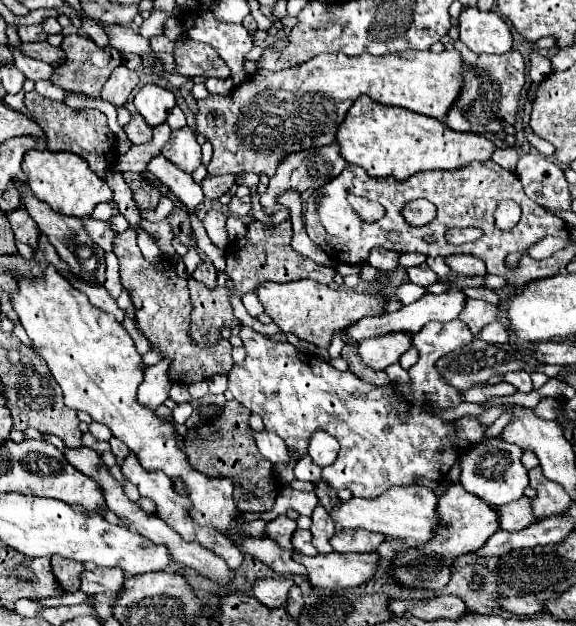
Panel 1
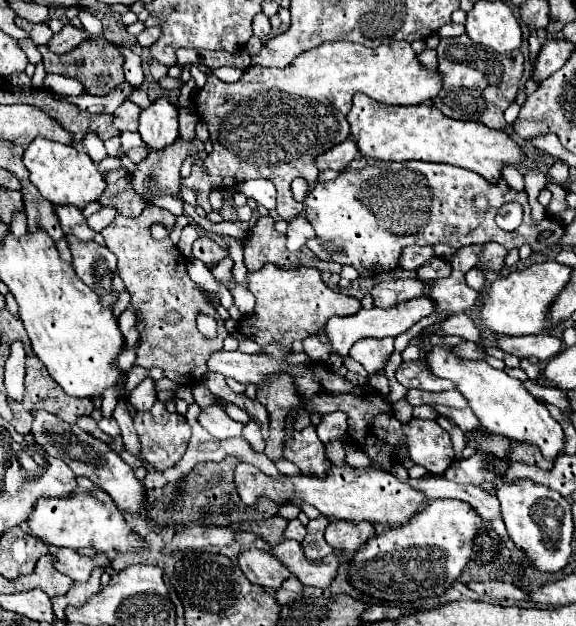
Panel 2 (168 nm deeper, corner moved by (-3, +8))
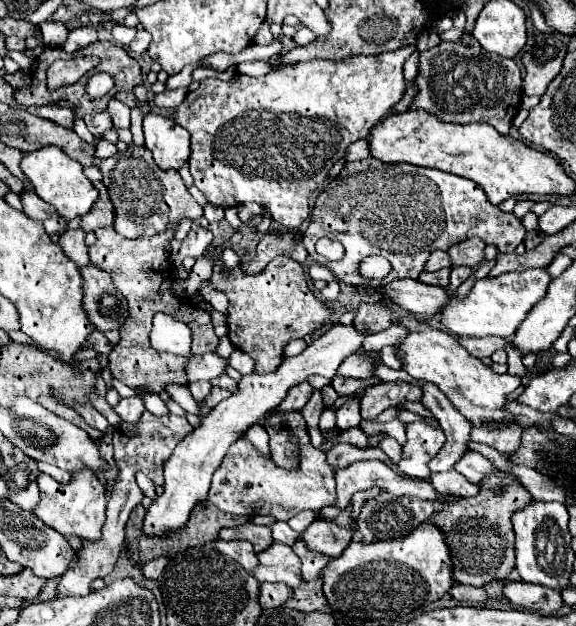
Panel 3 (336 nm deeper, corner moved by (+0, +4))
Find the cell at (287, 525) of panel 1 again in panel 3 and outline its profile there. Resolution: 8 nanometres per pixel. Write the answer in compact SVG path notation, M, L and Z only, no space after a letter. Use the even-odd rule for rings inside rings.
M246 523L242 527L234 527L234 529L222 529L220 533L220 539L244 539L244 541L250 541L254 545L254 551L264 551L268 549L274 539L272 539L272 529L270 527L262 527L262 525L256 525L256 523Z

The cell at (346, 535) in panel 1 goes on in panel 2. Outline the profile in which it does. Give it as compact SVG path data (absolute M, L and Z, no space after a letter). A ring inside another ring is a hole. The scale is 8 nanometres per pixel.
M329 521L325 529L325 541L335 551L357 551L373 535L375 527L369 521Z

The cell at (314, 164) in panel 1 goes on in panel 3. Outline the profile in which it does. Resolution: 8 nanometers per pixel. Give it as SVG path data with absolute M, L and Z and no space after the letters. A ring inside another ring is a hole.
M360 139L360 141L354 141L348 149L346 149L346 161L362 161L370 157L370 151L368 151L368 139Z

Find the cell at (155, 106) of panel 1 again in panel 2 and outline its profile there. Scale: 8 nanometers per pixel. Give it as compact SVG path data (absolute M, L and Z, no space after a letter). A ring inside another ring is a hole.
M165 97L157 99L151 107L141 111L139 133L143 143L153 151L173 145L173 141L179 137L177 109Z

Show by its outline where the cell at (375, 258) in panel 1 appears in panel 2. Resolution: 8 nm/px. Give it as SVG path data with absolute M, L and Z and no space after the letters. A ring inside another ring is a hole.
M411 245L405 247L401 253L401 269L409 269L415 271L421 265L425 265L427 261L431 261L435 257L433 247L419 247L419 245Z

